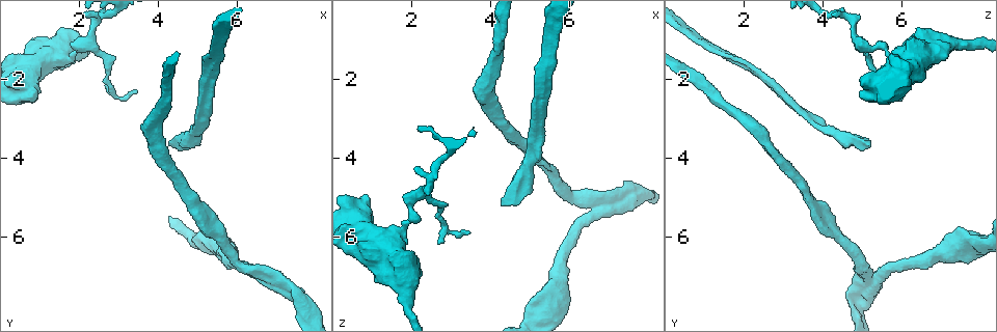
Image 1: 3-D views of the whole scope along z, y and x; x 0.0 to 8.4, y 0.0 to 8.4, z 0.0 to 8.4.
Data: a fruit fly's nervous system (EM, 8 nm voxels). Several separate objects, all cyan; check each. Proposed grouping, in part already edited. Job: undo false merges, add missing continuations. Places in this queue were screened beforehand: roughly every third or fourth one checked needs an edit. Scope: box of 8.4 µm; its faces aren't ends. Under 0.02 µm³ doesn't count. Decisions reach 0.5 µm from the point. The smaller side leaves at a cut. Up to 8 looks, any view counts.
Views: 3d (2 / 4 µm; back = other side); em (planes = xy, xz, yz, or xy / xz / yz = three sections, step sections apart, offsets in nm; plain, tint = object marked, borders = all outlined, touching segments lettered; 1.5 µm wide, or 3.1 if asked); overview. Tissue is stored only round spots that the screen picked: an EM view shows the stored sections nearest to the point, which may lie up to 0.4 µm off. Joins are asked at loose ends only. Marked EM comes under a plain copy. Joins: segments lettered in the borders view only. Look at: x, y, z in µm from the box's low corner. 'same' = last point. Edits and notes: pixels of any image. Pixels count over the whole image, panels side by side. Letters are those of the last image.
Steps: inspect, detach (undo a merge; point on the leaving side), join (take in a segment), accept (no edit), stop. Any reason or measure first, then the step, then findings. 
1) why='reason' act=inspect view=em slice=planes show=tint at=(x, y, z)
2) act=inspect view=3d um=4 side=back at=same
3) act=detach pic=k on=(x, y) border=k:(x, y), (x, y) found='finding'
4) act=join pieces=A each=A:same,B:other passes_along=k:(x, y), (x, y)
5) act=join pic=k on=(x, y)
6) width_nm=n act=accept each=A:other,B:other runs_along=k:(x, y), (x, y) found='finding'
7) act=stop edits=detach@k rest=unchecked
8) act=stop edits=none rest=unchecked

why='thick end' act=inspect view=3d um=4 at=(0.80, 2.35, 4.85)

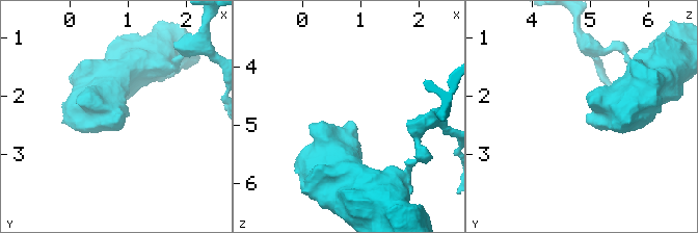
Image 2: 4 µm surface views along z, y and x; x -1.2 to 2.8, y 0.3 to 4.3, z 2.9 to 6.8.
why='now the EM' act=inspect view=em slice=planes show=borders at=(0.85, 2.35, 4.95)

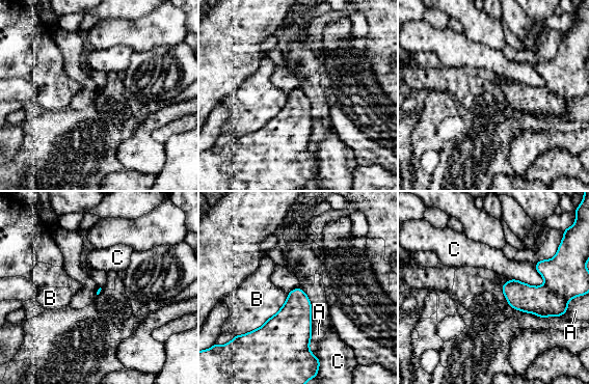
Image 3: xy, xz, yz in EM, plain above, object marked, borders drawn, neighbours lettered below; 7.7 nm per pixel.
act=accept each=A:other,B:other,C:other found='none of them fits'

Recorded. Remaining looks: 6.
why='free end' act=inspect view=3d um=2 at=(3.45, 2.35, 5.85)

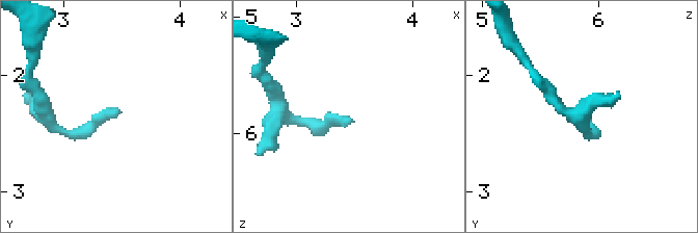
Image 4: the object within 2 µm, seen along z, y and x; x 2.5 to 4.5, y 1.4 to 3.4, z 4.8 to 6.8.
why='now the EM' act=inspect view=em slice=yz step=8 show=tint at=(3.46, 2.32, 5.88)

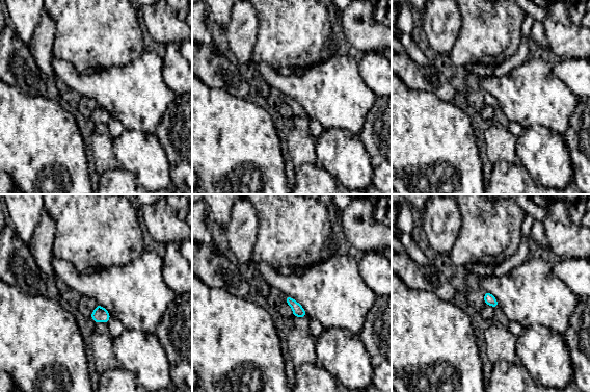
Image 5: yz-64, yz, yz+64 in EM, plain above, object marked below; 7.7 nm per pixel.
why='cut it another way' act=inspect view=em slice=planes show=borders at=same

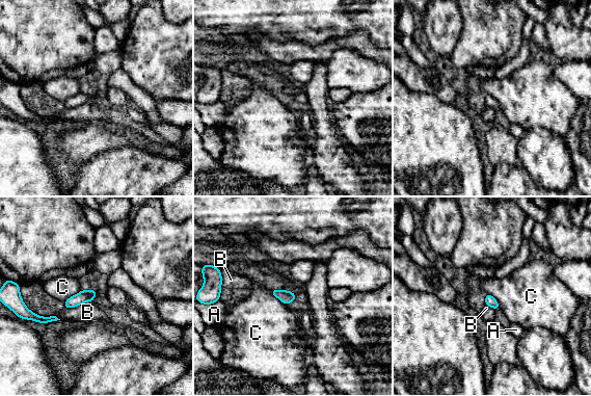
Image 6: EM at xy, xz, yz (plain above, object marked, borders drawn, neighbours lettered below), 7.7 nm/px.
longest_contact=B:240nm act=accept each=A:other,B:other,C:other border=6:(92, 300), (64, 308) found='no lettered segment goes on from it'

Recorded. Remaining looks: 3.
act=inspect view=em slice=planes show=borders at=(4.25, 3.70, 5.10)

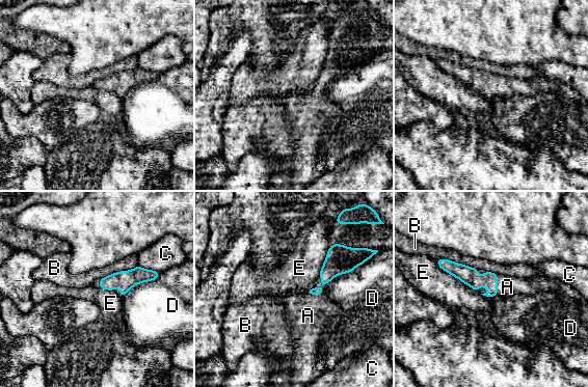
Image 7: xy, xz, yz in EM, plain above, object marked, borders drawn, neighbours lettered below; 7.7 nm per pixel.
act=join pieces=A each=A:same,B:other,C:other,D:other,E:other passes_along=7:(468, 275), (497, 284), (507, 286) found='the neuron continues'

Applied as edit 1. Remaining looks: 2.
act=stop edits=join@7 rest=unchecked

